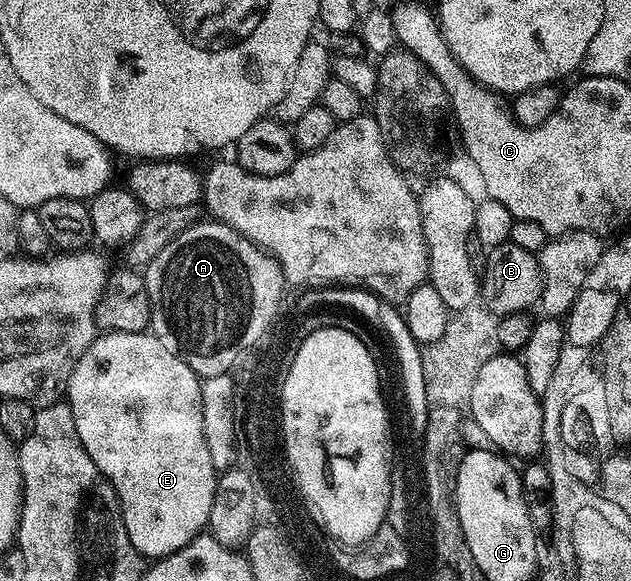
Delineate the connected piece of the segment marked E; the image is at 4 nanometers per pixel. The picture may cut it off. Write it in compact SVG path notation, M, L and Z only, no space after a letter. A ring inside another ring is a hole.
M147 331L96 336L69 375L65 400L73 411L77 435L89 451L89 459L113 483L123 504L130 539L147 559L167 557L185 547L208 528L211 520L217 470L209 459L209 447L205 447L200 380L175 350Z

